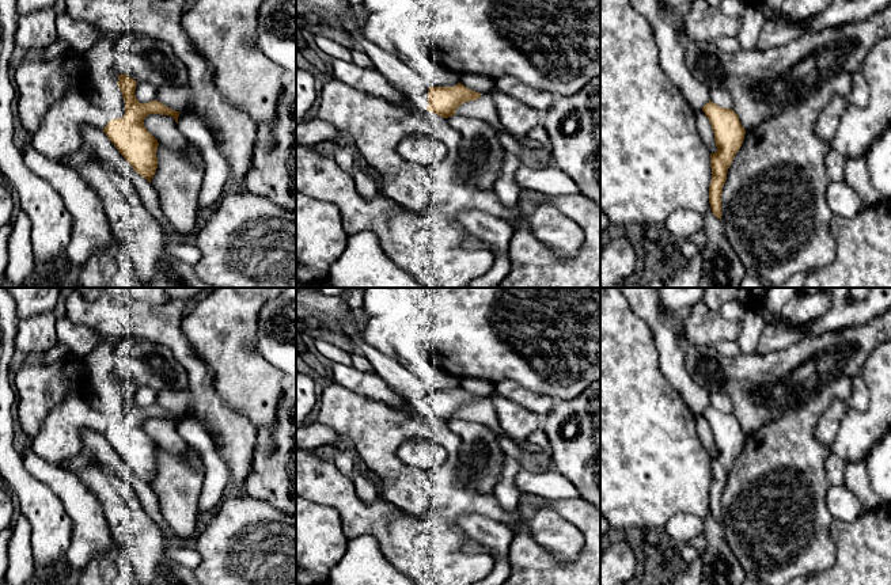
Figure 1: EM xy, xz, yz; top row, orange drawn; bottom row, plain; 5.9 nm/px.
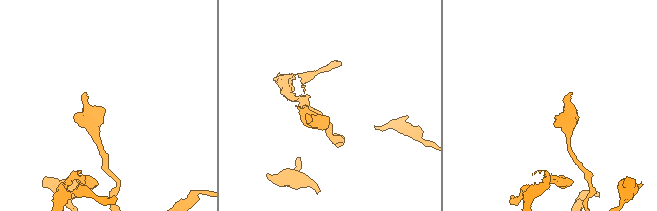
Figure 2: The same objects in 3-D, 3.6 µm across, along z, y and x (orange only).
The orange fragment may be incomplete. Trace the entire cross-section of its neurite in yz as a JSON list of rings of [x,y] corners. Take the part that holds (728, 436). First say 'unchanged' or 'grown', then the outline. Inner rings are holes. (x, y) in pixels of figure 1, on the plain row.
unchanged; [[[709,404],[702,415],[712,429],[717,451],[717,455],[710,457],[709,508],[713,518],[721,524],[723,490],[727,485],[728,472],[743,448],[746,434],[732,413],[720,411]]]

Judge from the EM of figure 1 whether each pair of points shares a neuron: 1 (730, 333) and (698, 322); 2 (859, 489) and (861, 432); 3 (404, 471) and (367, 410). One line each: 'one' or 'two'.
1: one
2: two
3: one

